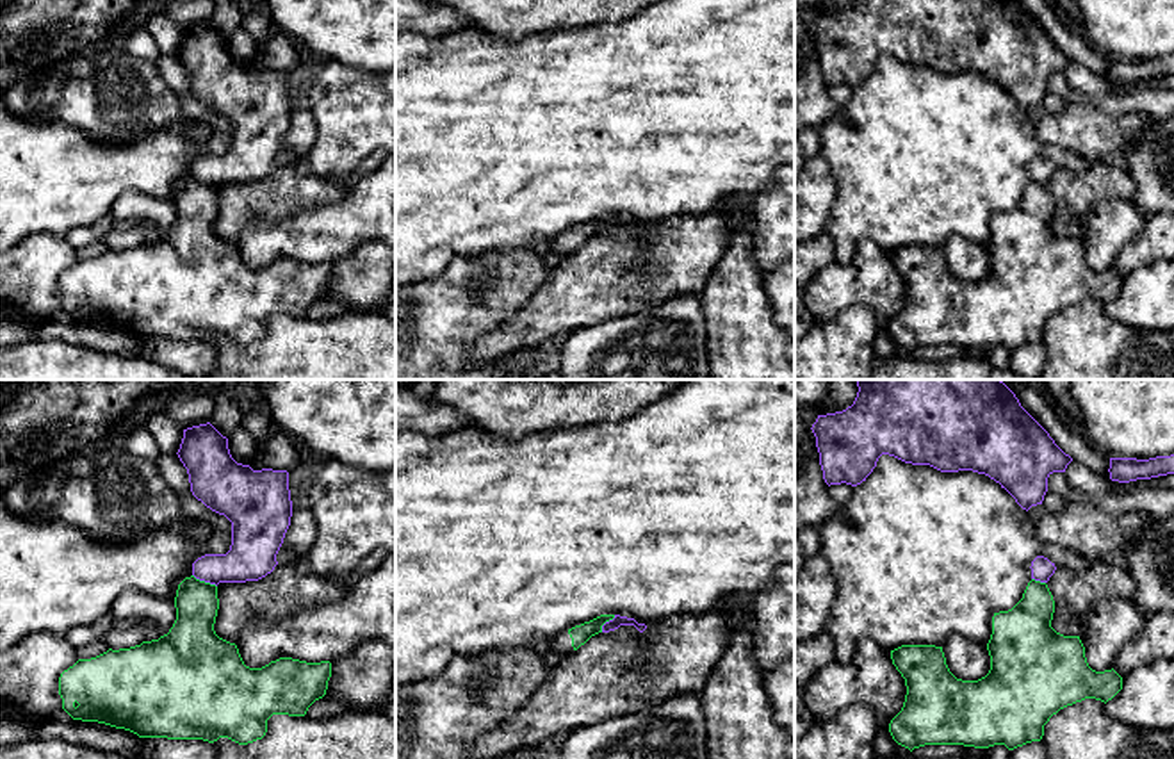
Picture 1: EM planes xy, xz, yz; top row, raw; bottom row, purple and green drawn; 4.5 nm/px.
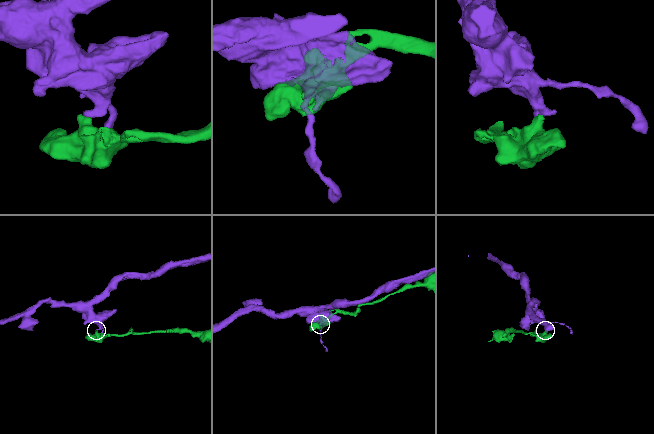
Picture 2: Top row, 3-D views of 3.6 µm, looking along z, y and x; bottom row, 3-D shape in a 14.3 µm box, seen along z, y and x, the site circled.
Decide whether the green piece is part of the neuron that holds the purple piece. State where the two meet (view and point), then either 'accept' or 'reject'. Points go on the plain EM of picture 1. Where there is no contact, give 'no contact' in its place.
contact xy (205, 182); reject

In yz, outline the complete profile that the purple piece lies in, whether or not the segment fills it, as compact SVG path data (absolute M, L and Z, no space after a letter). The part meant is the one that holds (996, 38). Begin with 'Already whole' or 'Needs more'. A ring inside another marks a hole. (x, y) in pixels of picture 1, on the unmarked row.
Already whole. M855 0L843 12L818 16L812 25L825 84L857 87L873 73L882 55L941 73L973 71L1001 86L1023 110L1042 105L1048 78L1072 62L1049 34L1021 7L1019 0Z

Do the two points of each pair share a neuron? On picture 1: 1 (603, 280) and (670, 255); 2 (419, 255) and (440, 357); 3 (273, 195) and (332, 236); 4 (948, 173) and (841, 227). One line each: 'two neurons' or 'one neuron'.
1: one neuron
2: two neurons
3: two neurons
4: one neuron

